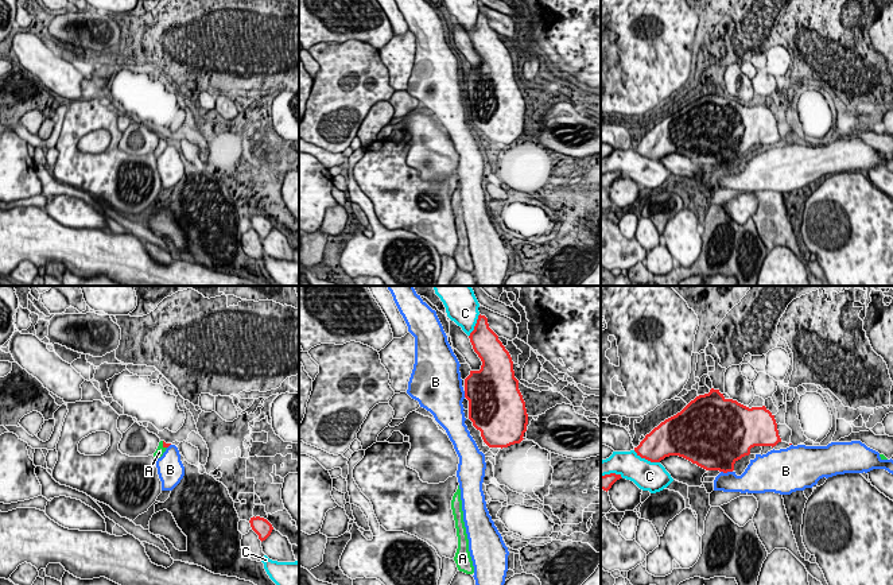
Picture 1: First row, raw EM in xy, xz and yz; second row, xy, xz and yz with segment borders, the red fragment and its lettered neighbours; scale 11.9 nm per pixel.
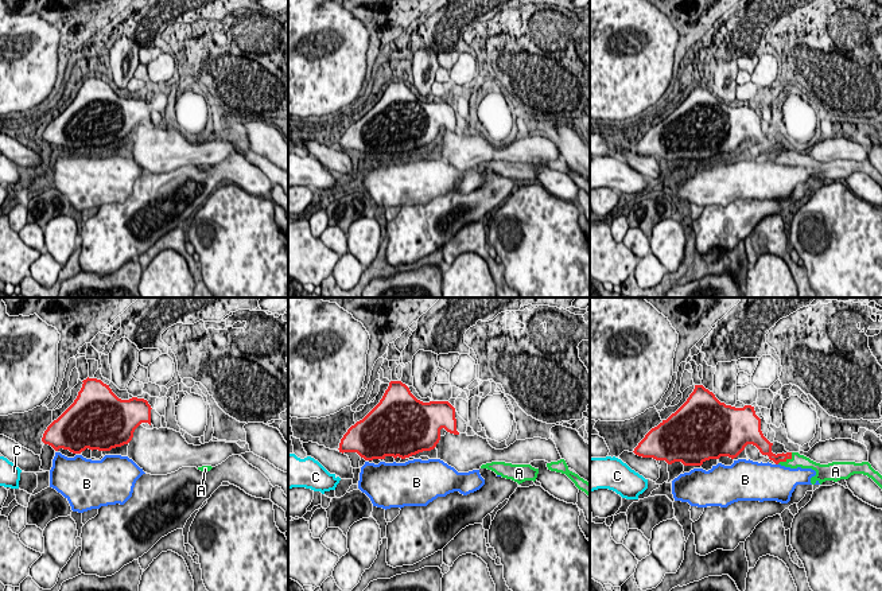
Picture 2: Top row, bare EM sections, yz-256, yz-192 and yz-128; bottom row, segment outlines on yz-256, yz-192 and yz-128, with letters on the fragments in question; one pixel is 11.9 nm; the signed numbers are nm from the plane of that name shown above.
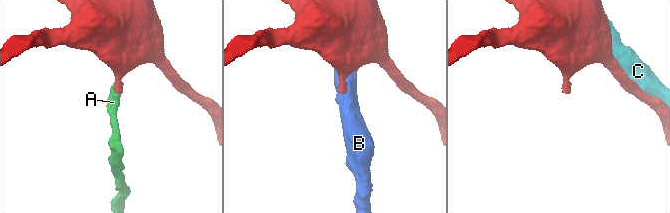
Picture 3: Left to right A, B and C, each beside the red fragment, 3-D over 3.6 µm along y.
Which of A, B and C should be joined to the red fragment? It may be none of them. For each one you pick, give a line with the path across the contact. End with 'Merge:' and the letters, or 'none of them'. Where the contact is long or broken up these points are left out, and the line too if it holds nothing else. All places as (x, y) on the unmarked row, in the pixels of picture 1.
A: Path across: xy (164, 143), (163, 143), (159, 150)
Merge: A

